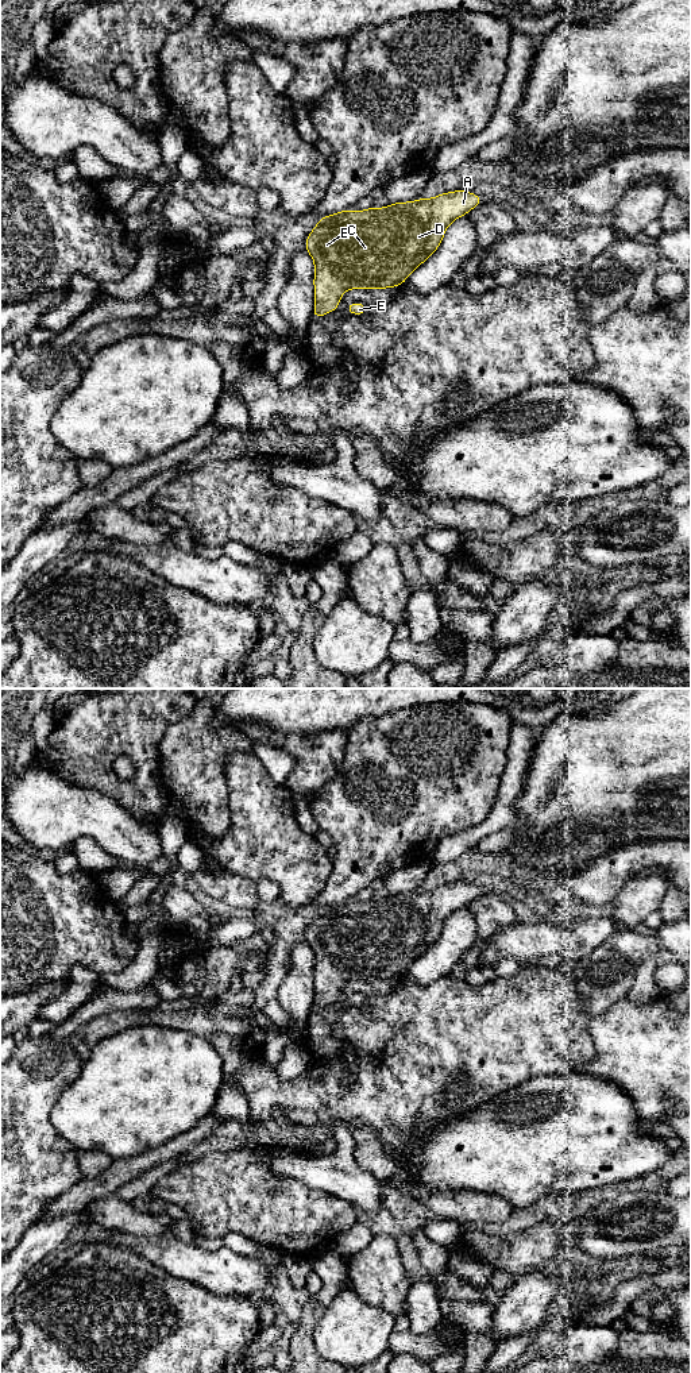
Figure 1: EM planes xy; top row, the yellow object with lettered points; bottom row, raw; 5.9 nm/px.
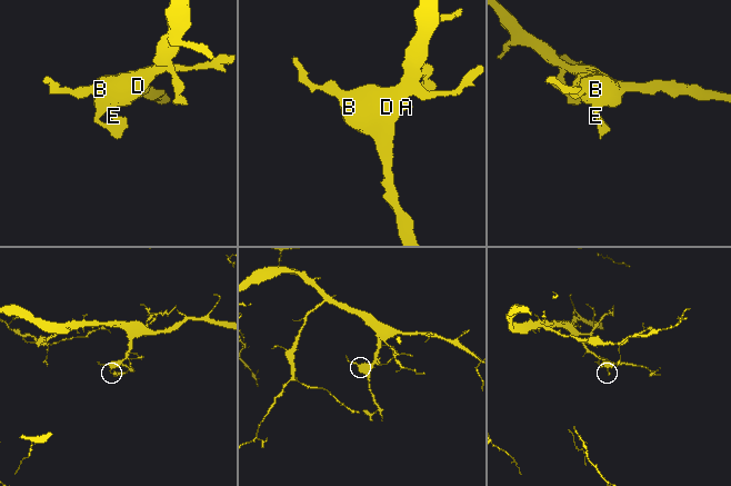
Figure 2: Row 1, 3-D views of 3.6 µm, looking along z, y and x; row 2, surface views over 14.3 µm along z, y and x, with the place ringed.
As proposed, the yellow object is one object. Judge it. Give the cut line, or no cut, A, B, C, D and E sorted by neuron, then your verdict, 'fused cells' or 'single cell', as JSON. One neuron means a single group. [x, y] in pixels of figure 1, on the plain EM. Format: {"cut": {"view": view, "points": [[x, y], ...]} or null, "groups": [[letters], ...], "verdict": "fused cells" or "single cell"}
{"cut": null, "groups": [["A", "B", "C", "D", "E"]], "verdict": "single cell"}

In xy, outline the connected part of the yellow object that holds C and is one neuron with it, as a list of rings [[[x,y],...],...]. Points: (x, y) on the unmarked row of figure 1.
[[[455,882],[432,890],[394,894],[385,899],[348,902],[321,909],[306,927],[305,941],[314,953],[314,1000],[312,1008],[325,1007],[337,1000],[341,986],[350,980],[386,980],[402,976],[406,969],[424,954],[441,936],[444,922],[458,909],[467,906],[483,890],[466,882]]]

